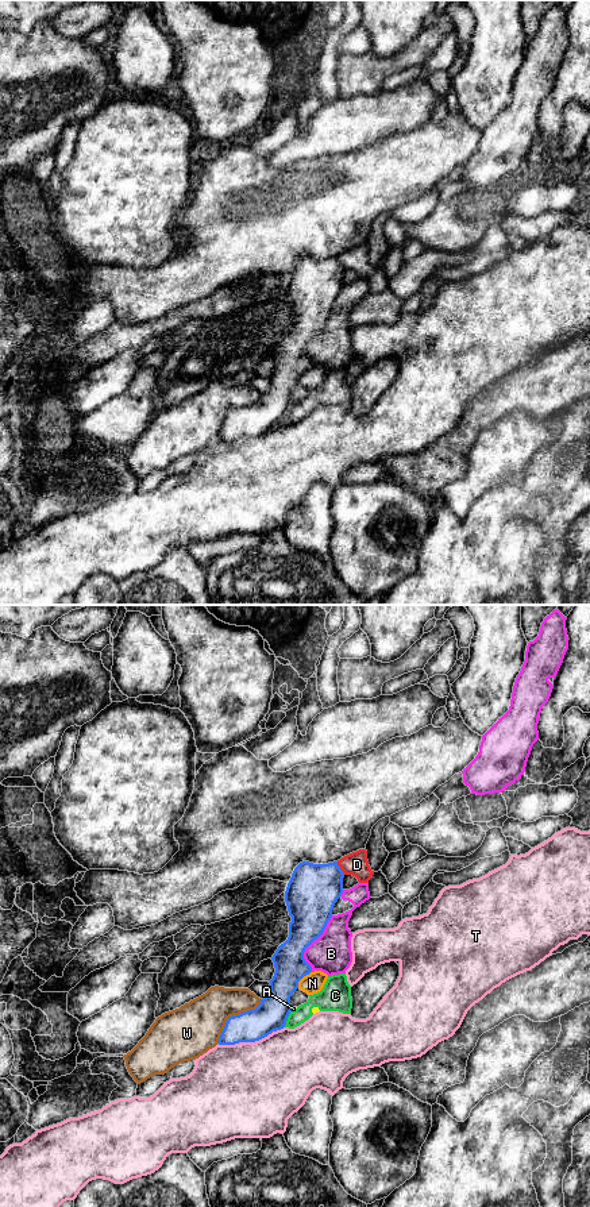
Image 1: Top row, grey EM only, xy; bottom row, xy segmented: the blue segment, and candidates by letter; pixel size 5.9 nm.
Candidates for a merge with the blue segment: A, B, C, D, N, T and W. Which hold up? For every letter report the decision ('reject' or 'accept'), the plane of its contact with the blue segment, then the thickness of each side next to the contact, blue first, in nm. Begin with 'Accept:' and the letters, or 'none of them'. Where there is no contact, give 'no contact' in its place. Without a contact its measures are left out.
Accept: none of them
A: reject; contact in xy; calibres 190 and 20 nm
B: reject; contact in xy; calibres 280 and 240 nm
C: reject; contact in xy; calibres 190 and 110 nm
D: reject; contact in xy; calibres 300 and 140 nm
N: reject; contact in xy; calibres 190 and 120 nm
T: reject; contact in xy; calibres 190 and 500 nm
W: reject; contact in xy; calibres 190 and 300 nm

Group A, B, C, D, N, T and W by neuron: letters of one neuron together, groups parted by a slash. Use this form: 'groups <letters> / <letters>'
groups A C / B / D / N / T / W

